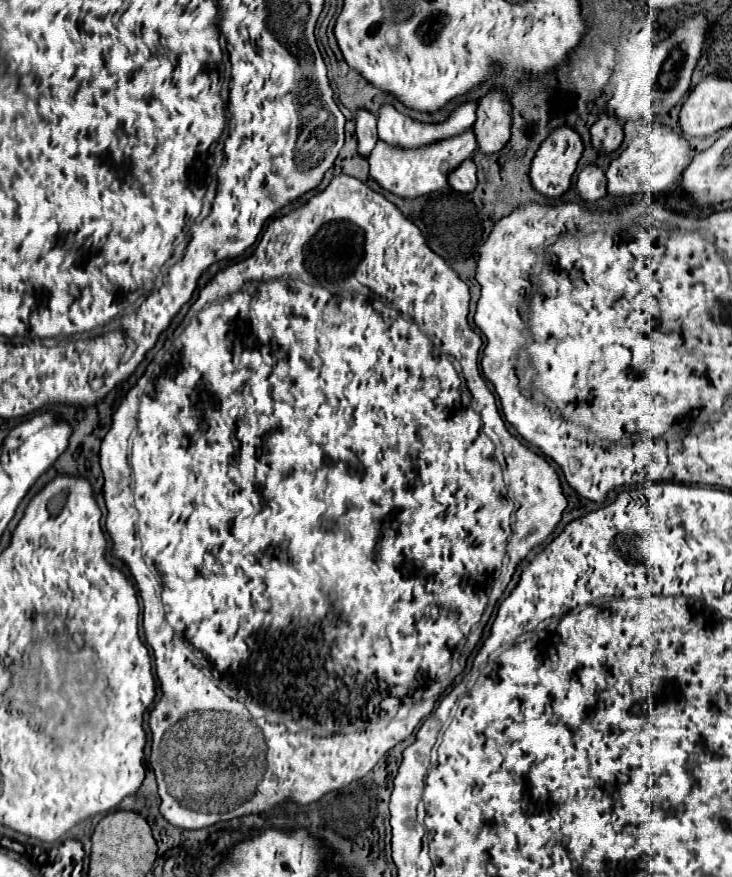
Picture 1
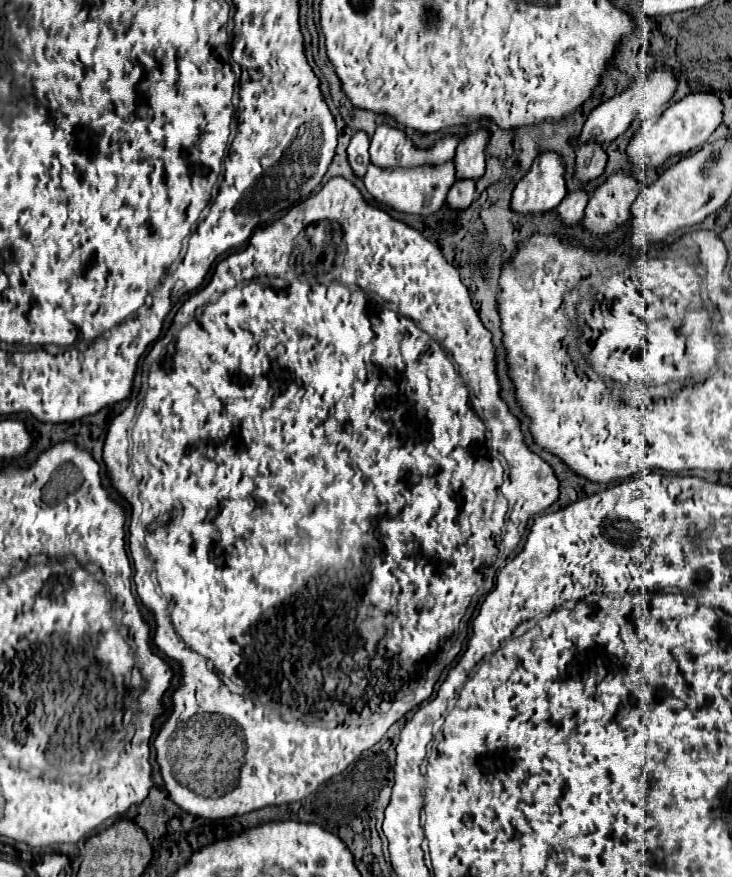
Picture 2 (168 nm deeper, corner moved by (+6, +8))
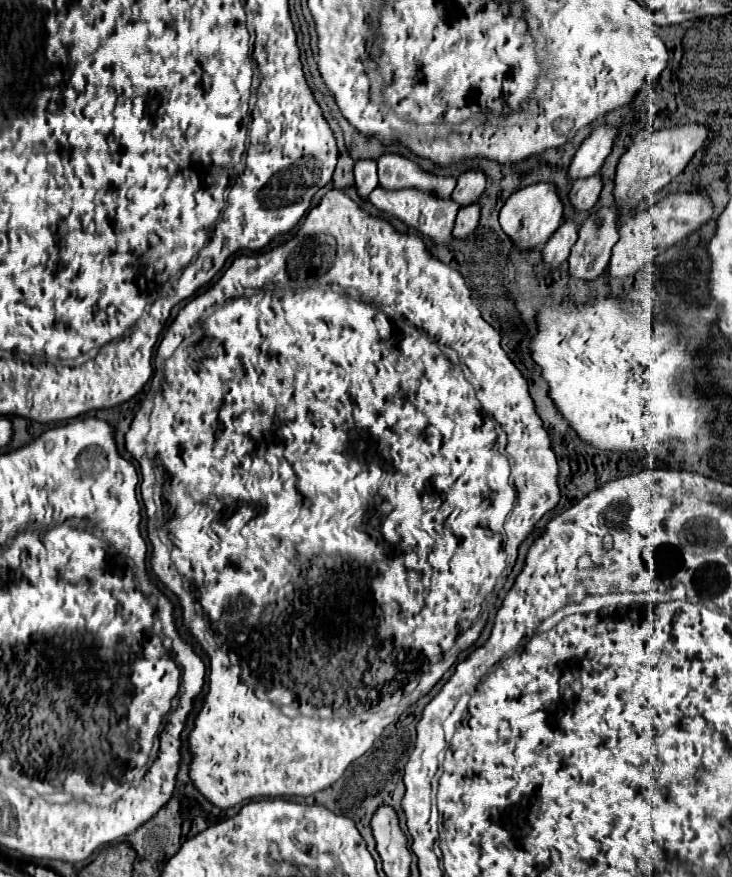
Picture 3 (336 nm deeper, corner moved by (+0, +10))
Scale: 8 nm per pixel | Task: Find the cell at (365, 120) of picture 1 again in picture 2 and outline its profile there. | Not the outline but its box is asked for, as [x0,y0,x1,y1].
[349,130,369,176]

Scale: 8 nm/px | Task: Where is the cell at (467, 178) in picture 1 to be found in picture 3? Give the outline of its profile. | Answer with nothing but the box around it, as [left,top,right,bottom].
[453,204,479,240]

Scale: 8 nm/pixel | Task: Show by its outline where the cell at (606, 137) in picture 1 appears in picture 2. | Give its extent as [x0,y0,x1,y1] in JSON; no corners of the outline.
[575,144,607,182]

